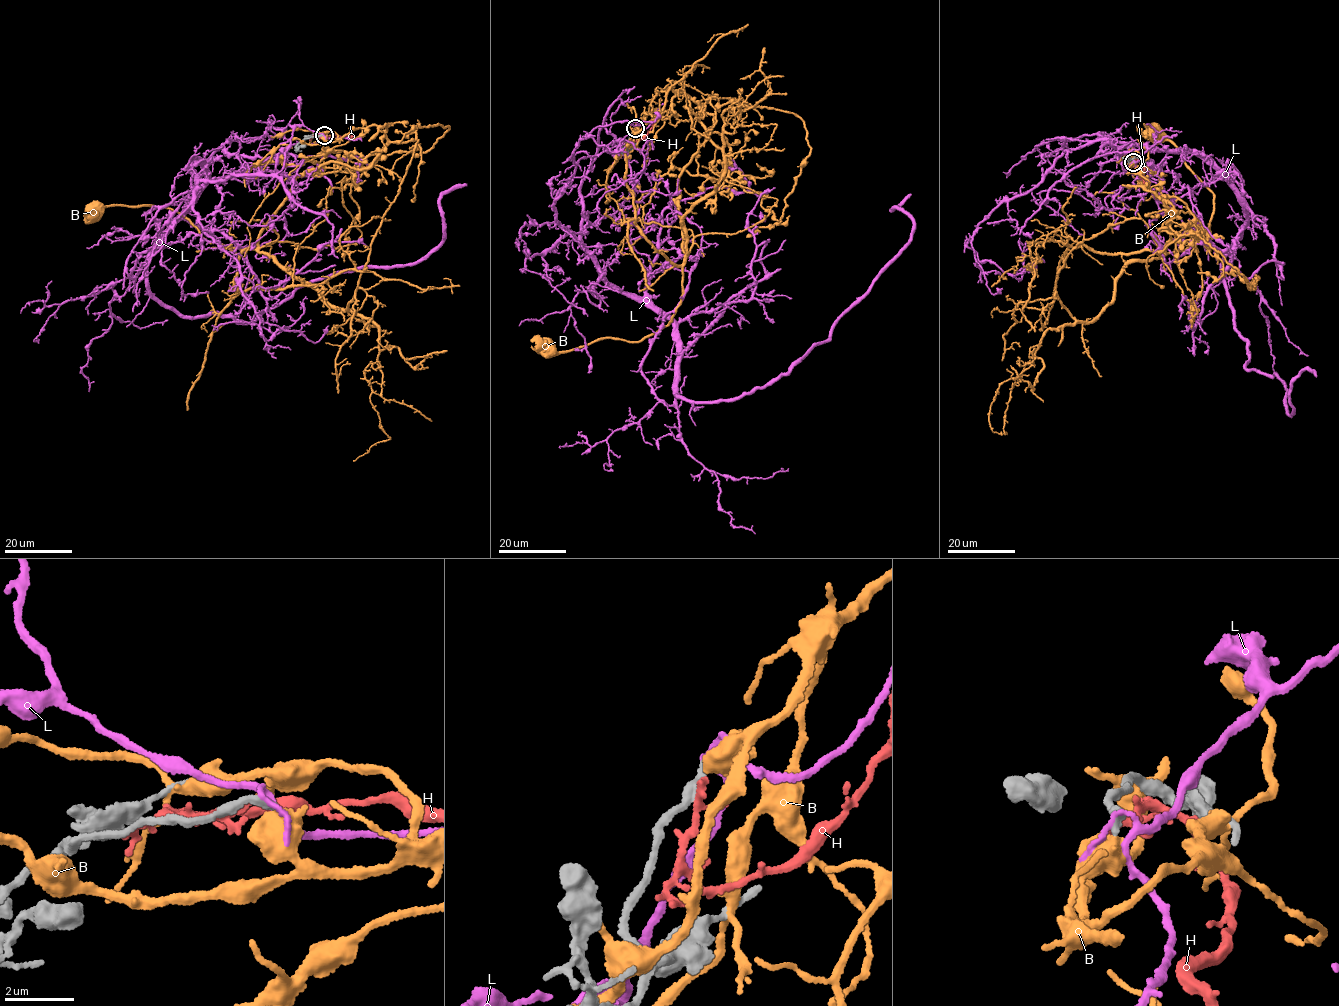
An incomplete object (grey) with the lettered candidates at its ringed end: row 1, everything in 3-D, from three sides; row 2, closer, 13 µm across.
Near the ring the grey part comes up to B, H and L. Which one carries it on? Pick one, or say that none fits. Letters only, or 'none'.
none

